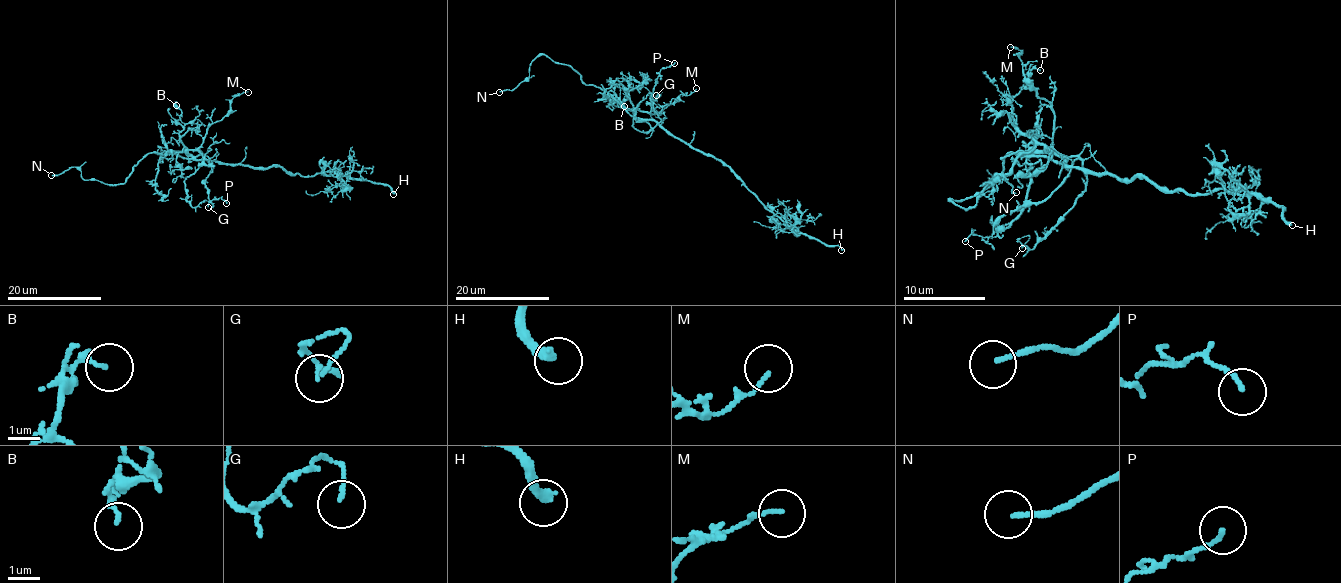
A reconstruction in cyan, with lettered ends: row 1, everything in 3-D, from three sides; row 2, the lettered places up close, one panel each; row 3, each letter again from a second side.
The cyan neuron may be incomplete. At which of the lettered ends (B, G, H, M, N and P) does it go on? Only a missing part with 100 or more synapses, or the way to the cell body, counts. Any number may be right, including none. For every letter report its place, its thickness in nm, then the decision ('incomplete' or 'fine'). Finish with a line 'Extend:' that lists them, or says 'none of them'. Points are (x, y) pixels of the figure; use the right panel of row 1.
B: place (1040, 70); calibre 170 nm; fine
G: place (1022, 248); calibre 100 nm; fine
H: place (1292, 225); calibre 300 nm; incomplete
M: place (1010, 47); calibre 100 nm; fine
N: place (1016, 192); calibre 130 nm; incomplete
P: place (965, 241); calibre 140 nm; fine
Extend: H, N

